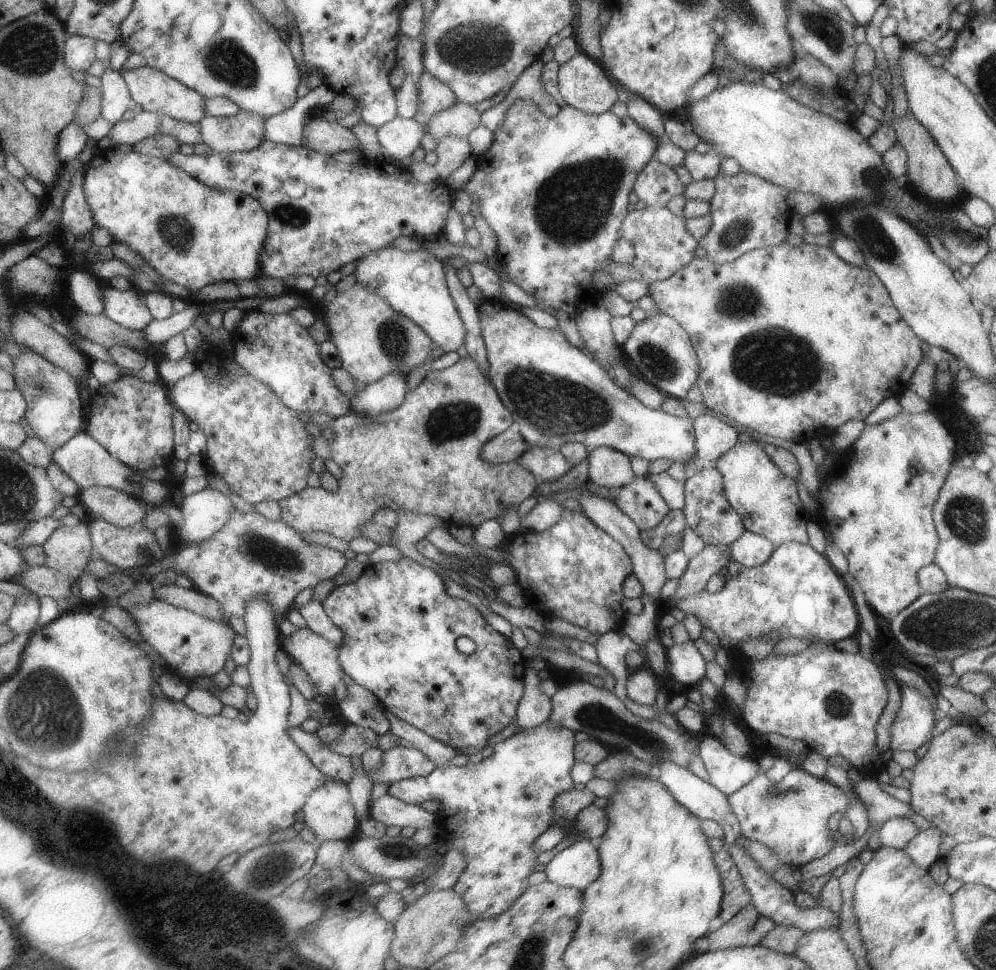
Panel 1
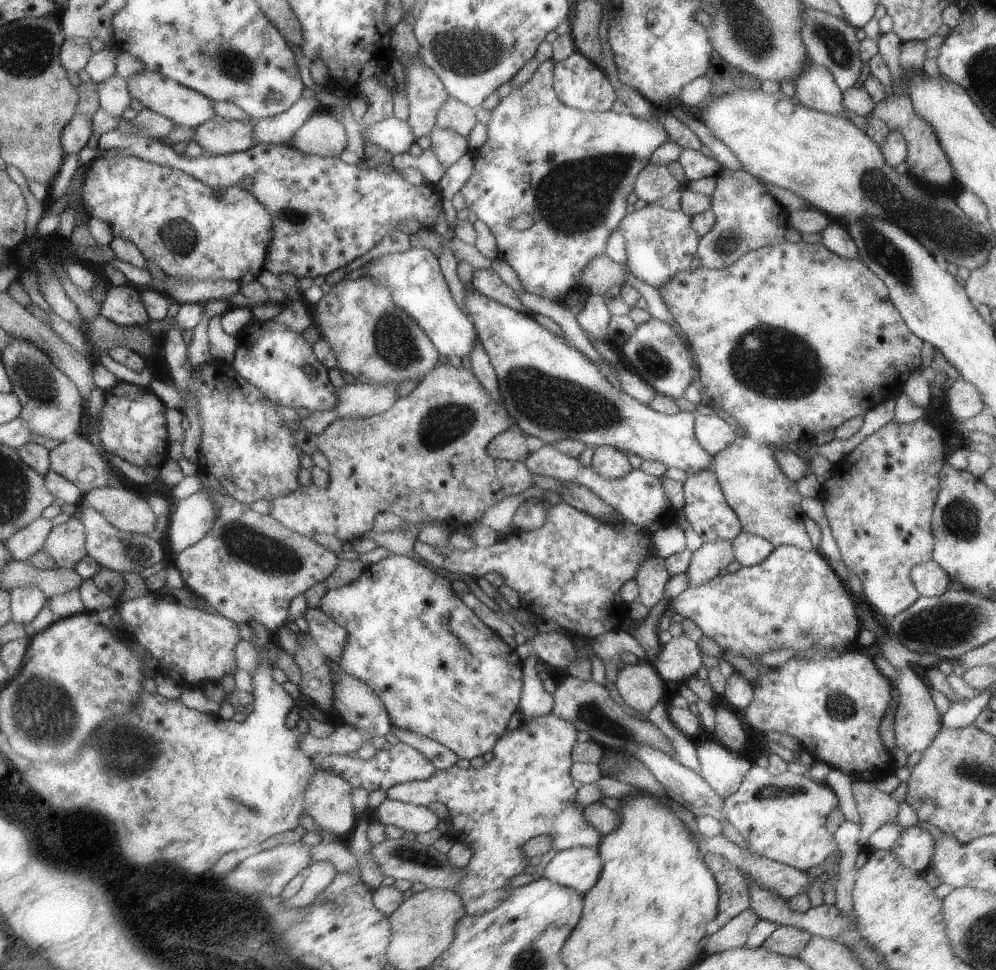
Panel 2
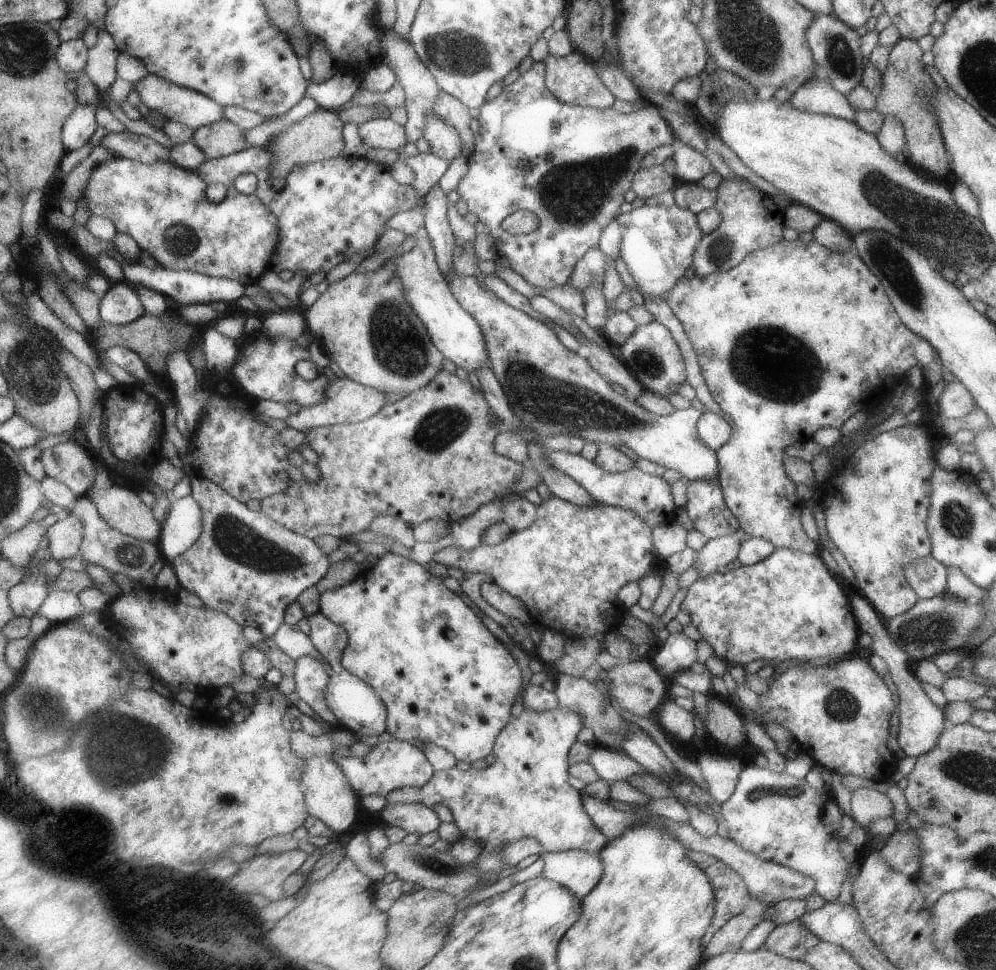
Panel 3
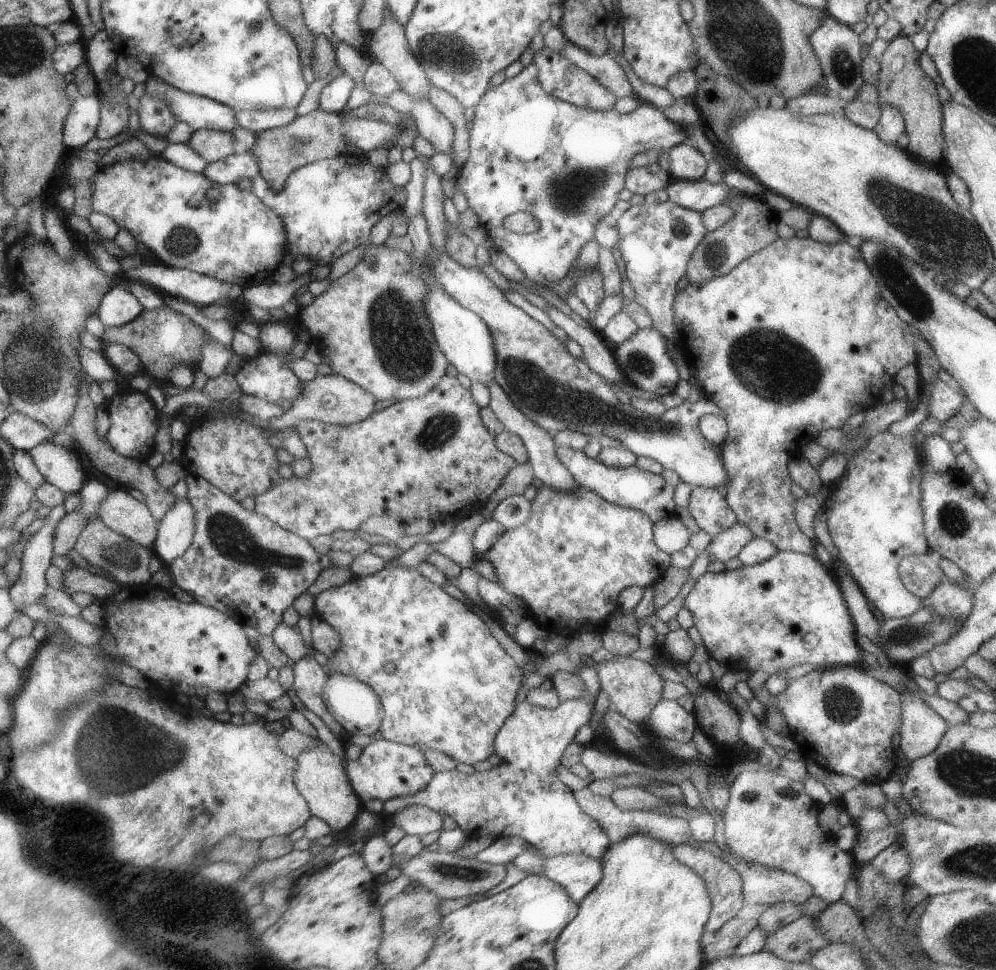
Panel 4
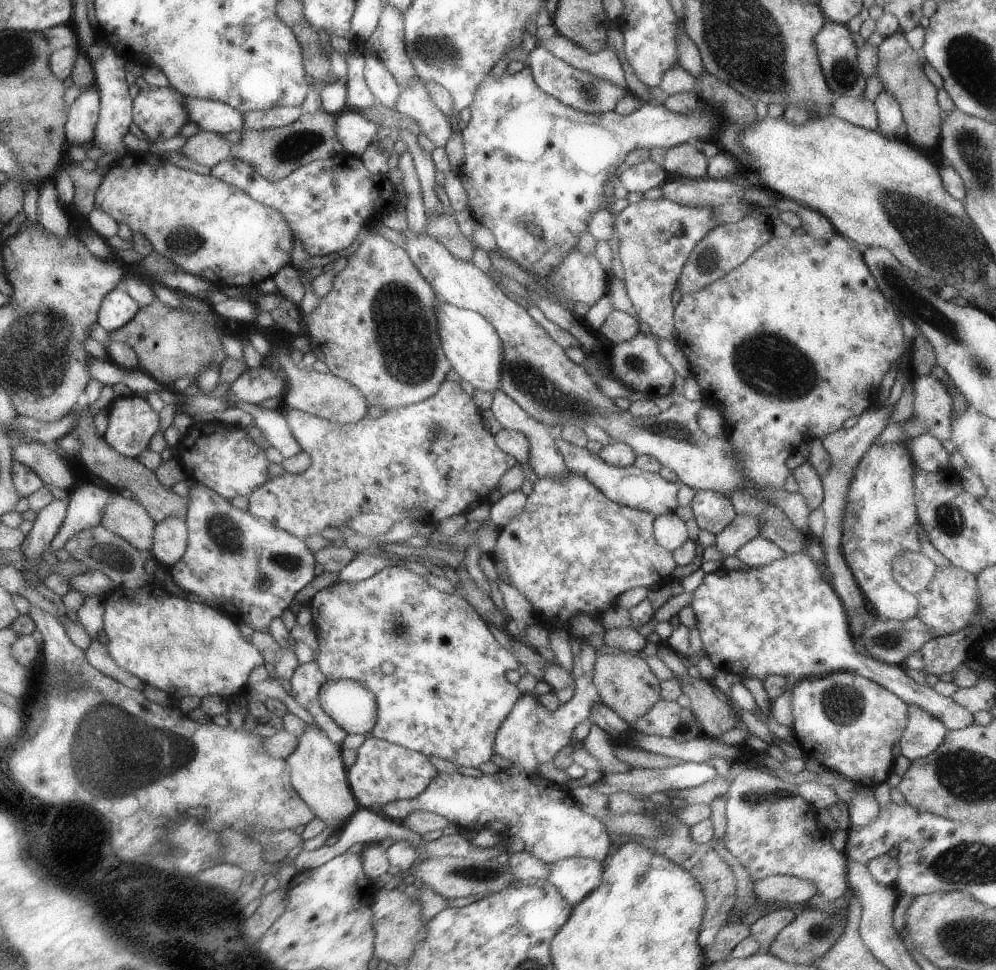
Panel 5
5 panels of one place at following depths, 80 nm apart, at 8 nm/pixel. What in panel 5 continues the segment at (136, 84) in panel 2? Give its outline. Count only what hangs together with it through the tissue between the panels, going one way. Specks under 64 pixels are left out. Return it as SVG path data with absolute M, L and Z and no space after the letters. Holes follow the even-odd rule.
M186 97L190 120L198 122L203 130L228 135L246 130L244 112L234 106L213 99Z

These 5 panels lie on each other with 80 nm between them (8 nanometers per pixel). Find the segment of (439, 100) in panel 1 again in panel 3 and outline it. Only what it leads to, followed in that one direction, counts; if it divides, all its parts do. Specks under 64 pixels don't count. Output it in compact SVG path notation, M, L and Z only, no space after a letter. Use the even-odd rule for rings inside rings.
M384 30L381 36L382 61L385 64L393 64L396 70L397 80L400 80L405 92L405 107L408 120L403 126L406 129L408 143L415 143L423 136L429 113L434 112L433 106L441 93L440 85L428 67L420 60L410 41L396 36L392 30Z

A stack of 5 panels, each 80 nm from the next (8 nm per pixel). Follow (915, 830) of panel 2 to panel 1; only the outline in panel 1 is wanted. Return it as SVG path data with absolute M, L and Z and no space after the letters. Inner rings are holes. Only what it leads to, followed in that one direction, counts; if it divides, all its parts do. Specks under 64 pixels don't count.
M938 827L919 830L919 833L905 846L905 853L921 867L930 868L942 860L942 831Z

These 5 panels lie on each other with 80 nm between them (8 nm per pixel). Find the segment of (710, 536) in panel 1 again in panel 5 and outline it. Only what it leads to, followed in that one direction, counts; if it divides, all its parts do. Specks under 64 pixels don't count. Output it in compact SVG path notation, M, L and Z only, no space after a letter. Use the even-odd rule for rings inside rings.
M698 491L691 508L699 528L716 536L728 527L737 514L729 497L712 491Z

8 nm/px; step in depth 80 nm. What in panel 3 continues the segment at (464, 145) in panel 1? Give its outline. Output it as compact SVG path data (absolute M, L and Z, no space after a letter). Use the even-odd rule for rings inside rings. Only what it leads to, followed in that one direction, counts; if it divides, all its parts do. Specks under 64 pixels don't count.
M434 112L429 113L423 137L428 140L431 152L449 163L463 152L463 142L460 133L443 120L440 120Z

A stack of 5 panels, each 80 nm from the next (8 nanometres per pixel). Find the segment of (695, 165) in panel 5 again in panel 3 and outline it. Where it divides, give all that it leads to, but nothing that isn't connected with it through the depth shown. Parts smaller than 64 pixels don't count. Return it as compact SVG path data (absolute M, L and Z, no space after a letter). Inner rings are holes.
M680 145L673 154L677 173L675 178L684 183L697 183L714 169L708 158L698 149L688 145Z

